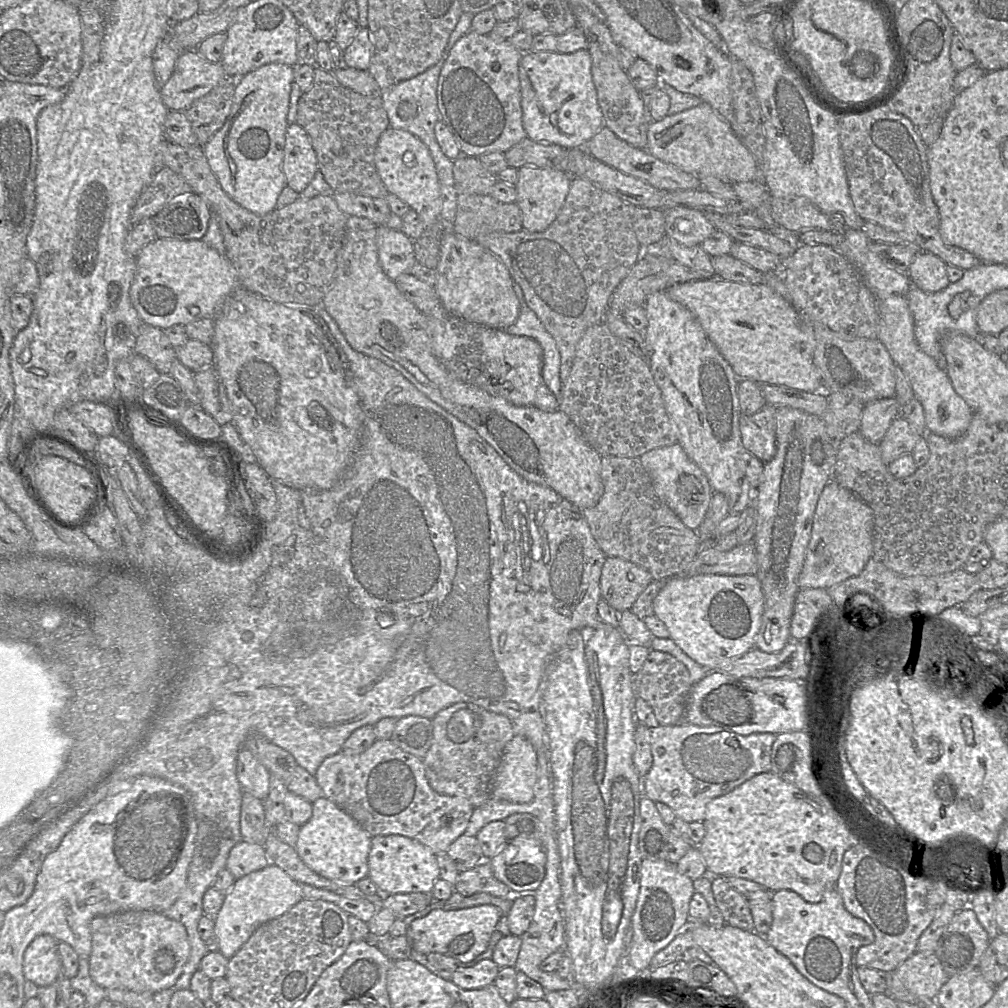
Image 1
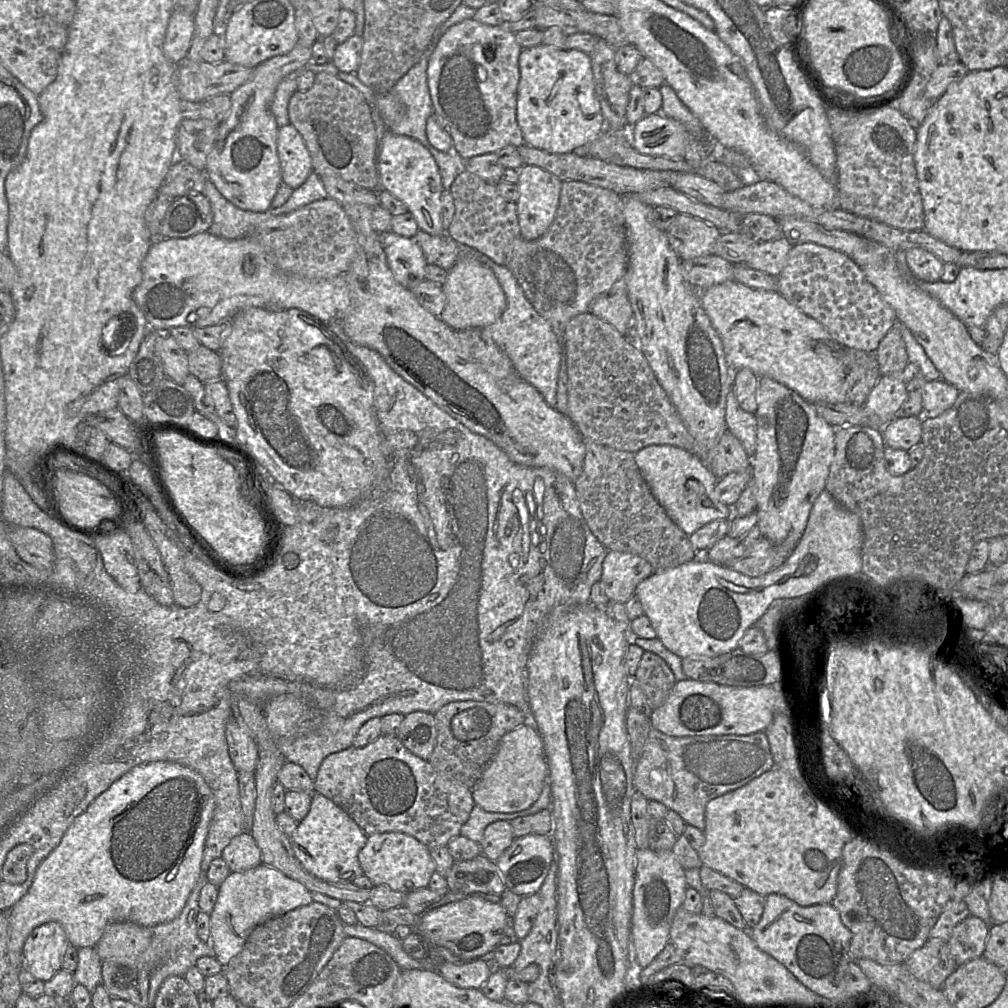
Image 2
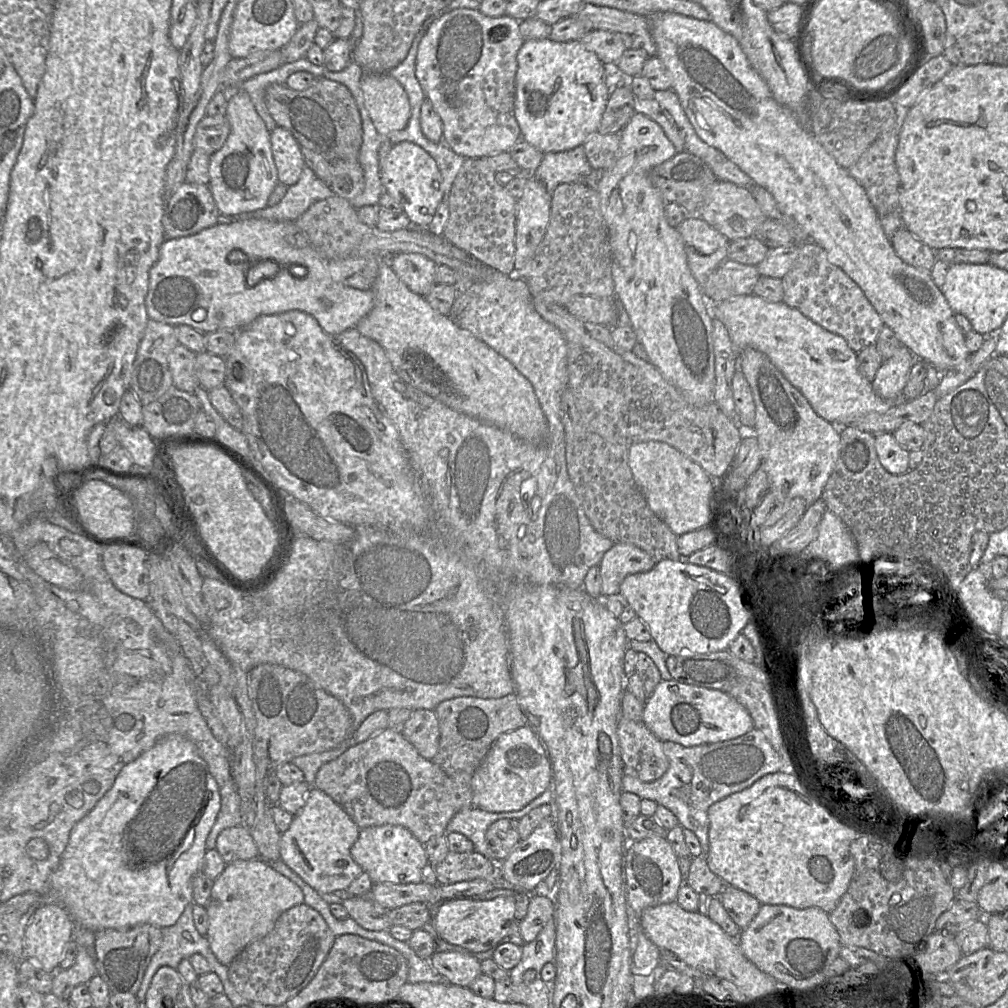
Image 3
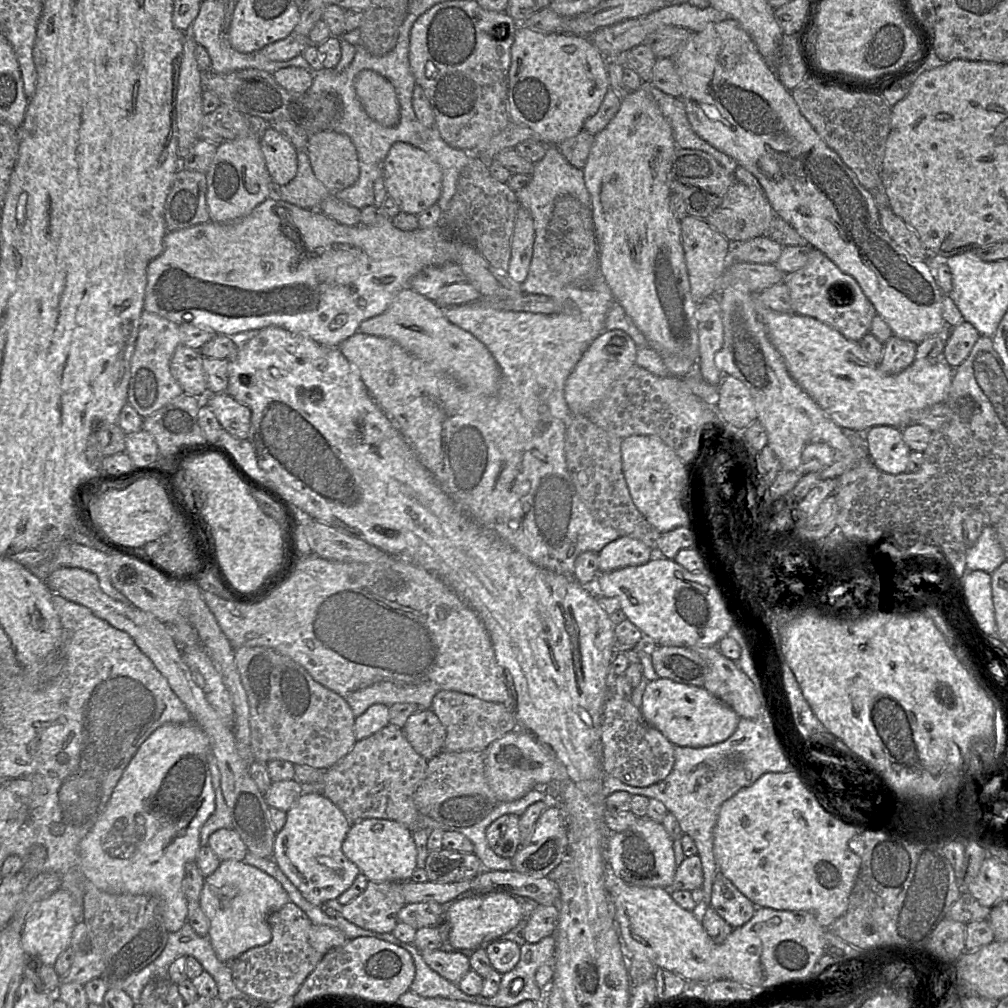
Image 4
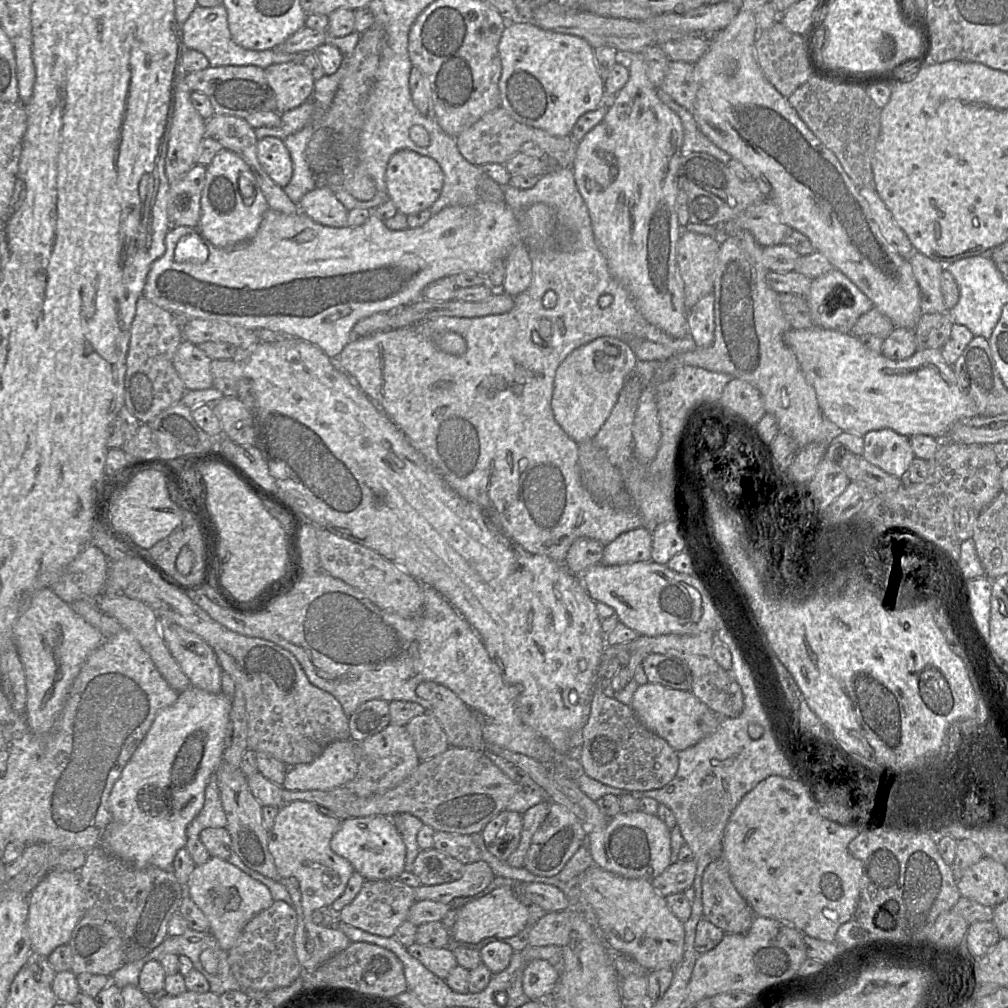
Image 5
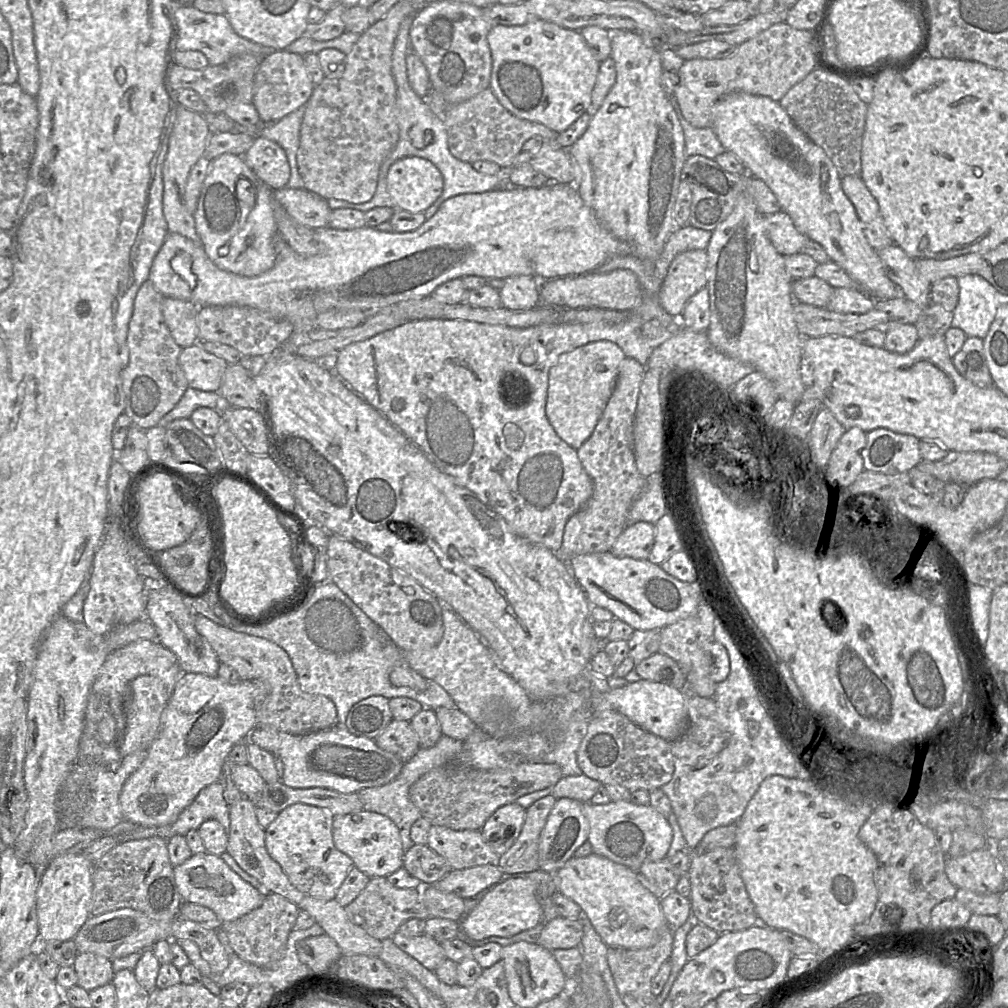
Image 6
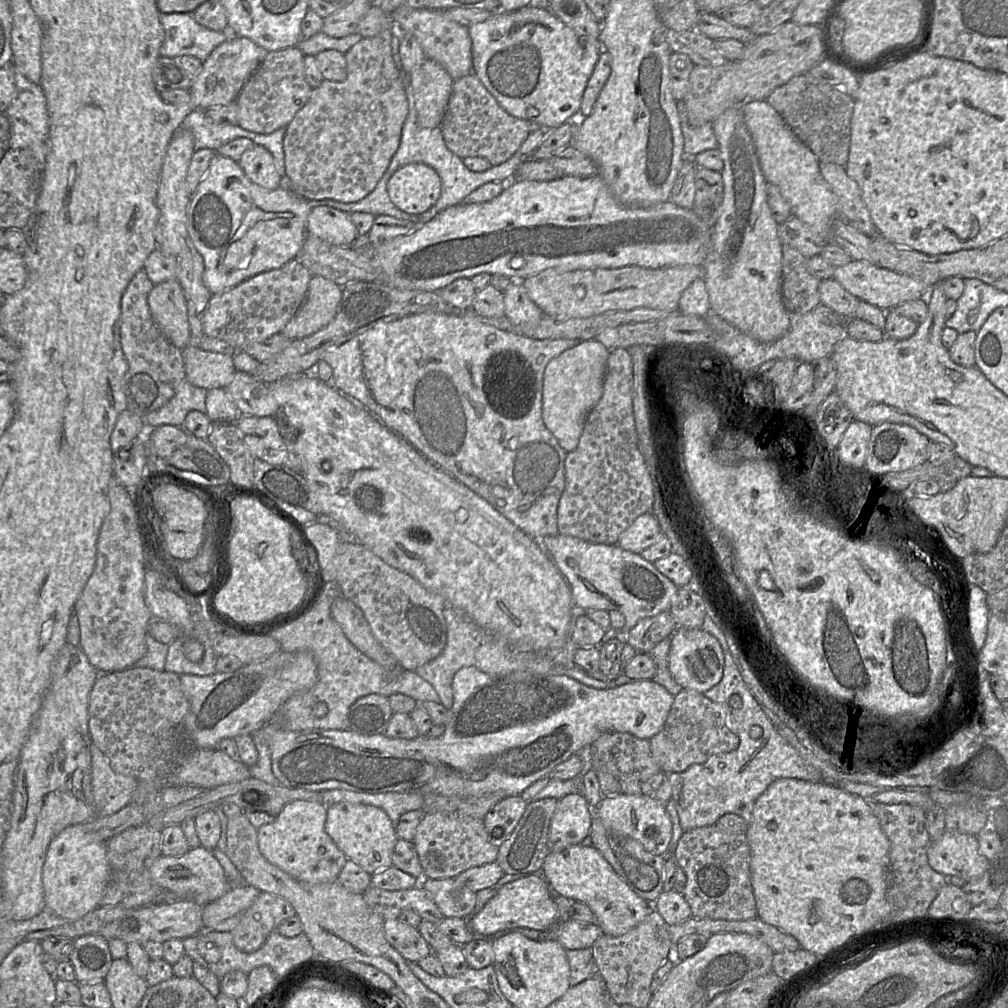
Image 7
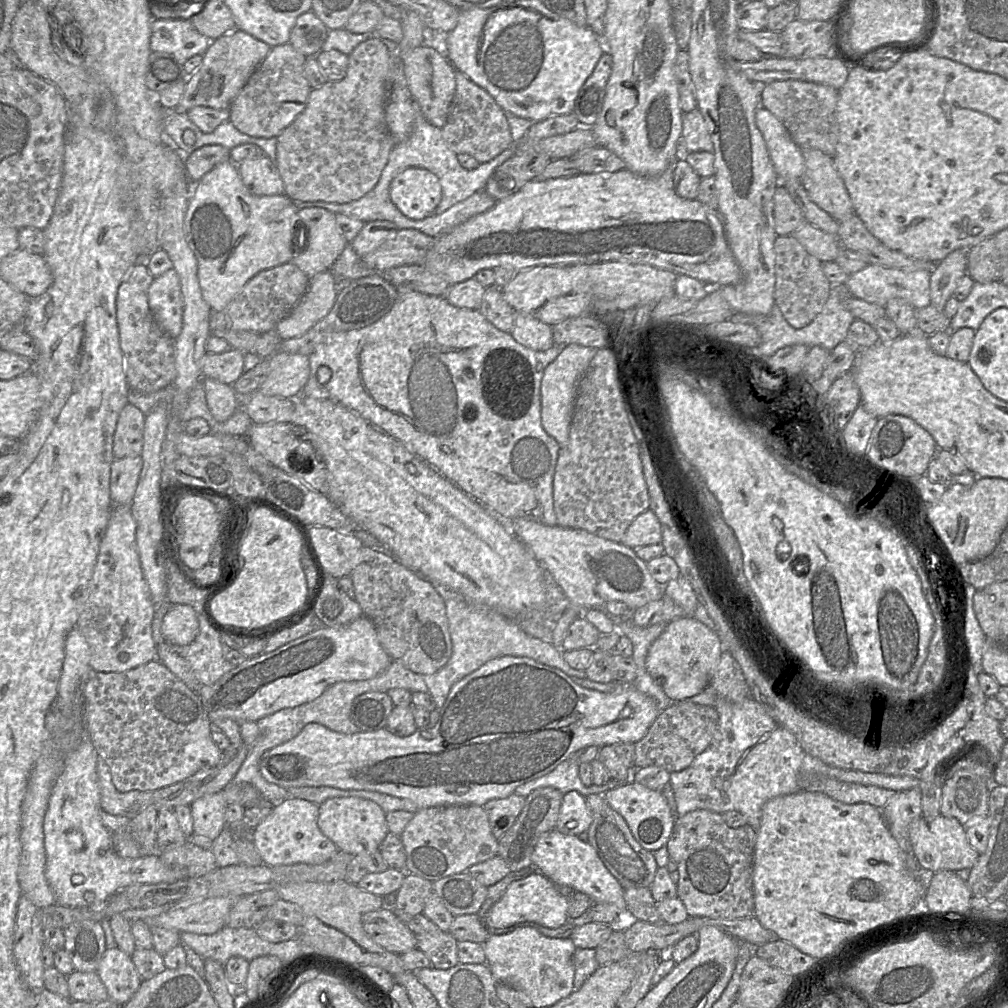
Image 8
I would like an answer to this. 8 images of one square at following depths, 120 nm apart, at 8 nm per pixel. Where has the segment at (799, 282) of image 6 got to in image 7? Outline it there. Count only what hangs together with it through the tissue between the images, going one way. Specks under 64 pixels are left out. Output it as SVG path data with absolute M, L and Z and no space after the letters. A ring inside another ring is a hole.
M821 279L818 291L822 305L849 319L856 318L860 299L848 292L835 279Z

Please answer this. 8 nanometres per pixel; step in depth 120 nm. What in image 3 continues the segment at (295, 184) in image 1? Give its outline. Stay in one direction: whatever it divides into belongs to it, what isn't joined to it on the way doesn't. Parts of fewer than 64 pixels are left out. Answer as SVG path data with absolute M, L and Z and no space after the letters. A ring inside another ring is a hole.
M279 126L270 133L270 141L278 182L289 187L299 180L306 165L301 145L290 131Z

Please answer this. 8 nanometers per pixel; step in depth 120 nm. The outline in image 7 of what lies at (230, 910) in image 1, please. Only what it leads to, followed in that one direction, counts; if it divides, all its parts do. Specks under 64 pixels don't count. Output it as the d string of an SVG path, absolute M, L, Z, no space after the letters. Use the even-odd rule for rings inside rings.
M202 846L190 848L182 856L161 855L152 863L149 871L157 885L175 893L182 899L190 899L202 906L218 900L231 889L231 883L213 852Z

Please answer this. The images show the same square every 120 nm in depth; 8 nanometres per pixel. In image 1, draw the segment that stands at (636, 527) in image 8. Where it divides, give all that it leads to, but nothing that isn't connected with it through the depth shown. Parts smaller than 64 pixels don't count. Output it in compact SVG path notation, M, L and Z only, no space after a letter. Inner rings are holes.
M606 557L600 577L600 593L618 612L630 610L639 594L652 582L650 572L620 557Z

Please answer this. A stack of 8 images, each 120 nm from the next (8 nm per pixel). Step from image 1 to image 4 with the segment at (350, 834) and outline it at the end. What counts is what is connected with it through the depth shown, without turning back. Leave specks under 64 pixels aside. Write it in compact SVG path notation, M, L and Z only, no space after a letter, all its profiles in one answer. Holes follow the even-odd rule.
M306 793L286 812L285 825L275 835L272 858L302 896L315 906L337 899L360 873L341 849L351 825L323 794Z

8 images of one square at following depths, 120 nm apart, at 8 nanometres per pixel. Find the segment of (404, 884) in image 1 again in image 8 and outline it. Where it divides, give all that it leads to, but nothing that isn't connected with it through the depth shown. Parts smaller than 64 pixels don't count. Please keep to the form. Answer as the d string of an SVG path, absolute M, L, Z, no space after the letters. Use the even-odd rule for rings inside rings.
M334 797L319 805L317 824L339 851L357 858L369 873L380 873L388 869L379 851L381 842L389 832L385 815L382 808L371 800L359 797Z

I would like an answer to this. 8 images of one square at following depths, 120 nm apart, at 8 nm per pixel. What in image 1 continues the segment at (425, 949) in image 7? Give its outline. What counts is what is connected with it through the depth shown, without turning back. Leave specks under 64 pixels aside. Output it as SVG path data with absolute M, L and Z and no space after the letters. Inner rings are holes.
M490 959L479 961L472 967L459 966L453 973L451 981L465 990L483 988L494 983L500 967Z

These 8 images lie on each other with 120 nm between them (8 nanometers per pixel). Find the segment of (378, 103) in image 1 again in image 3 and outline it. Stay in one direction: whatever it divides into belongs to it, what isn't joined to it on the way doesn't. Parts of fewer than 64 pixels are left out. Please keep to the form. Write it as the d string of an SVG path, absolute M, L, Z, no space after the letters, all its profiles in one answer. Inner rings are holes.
M324 77L315 78L303 91L292 90L285 84L271 84L265 91L265 104L277 126L290 131L301 146L320 154L330 163L336 160L358 161L363 141L362 120L355 99L345 85Z

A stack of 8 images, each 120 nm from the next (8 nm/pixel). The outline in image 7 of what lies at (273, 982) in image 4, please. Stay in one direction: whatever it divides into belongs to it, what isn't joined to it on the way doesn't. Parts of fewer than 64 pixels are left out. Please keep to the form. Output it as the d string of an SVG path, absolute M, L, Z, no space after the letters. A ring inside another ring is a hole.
M261 892L242 916L239 924L230 931L234 945L245 953L255 952L264 944L267 937L277 929L282 921L294 915L296 915L295 910L284 898L268 892Z

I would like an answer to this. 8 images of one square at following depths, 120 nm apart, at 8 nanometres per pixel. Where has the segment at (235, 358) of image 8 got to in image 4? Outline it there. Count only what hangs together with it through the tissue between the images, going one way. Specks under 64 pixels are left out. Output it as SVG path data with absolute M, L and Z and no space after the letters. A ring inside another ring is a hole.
M180 344L172 355L170 371L183 393L197 398L207 395L207 380L200 350Z

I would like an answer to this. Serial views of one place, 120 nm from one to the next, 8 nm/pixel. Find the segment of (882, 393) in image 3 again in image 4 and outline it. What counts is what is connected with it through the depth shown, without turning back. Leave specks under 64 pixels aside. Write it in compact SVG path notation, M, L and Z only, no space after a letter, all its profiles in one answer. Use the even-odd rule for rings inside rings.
M892 335L884 344L879 368L886 374L897 374L905 370L915 360L917 344Z

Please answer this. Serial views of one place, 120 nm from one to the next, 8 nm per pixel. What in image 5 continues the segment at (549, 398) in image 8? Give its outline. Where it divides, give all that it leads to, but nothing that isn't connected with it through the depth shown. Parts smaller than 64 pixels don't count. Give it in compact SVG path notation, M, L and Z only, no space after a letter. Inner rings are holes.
M610 336L596 338L573 350L558 366L551 399L554 419L577 444L592 439L609 416L638 359L631 347Z

